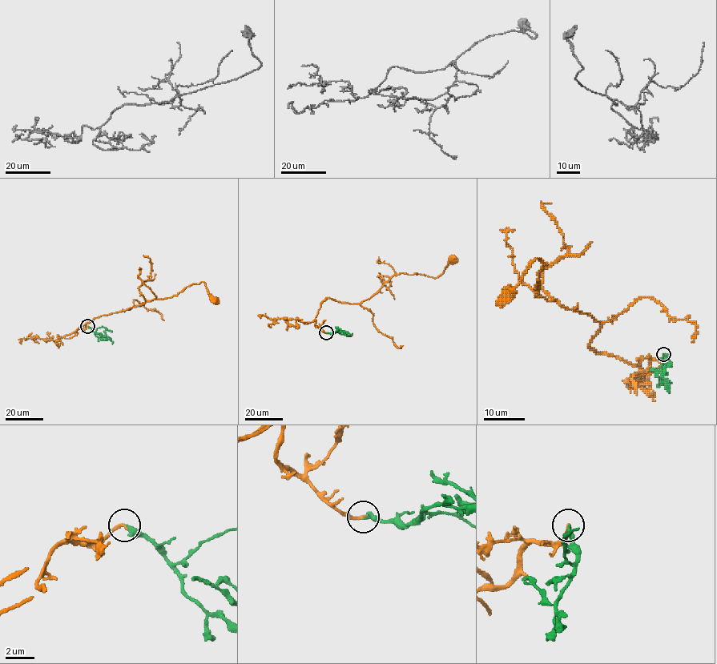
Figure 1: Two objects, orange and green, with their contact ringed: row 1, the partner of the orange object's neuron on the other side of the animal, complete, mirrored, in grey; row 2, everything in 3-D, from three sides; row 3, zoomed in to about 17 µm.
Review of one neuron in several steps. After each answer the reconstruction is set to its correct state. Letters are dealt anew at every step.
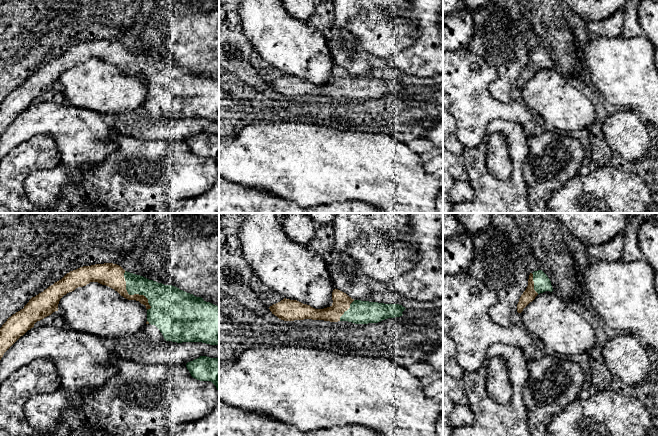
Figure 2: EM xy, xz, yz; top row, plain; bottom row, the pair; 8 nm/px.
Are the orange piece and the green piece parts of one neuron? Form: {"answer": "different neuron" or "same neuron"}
{"answer": "same neuron"}

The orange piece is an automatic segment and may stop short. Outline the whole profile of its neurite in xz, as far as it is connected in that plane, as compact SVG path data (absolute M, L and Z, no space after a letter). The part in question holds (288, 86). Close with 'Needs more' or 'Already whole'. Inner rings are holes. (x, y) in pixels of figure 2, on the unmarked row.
M338 65L333 66L332 76L330 83L315 85L297 76L284 74L269 85L272 90L284 97L312 95L330 98L348 97L355 100L378 99L388 94L400 93L406 85L399 80L354 76Z. Needs more

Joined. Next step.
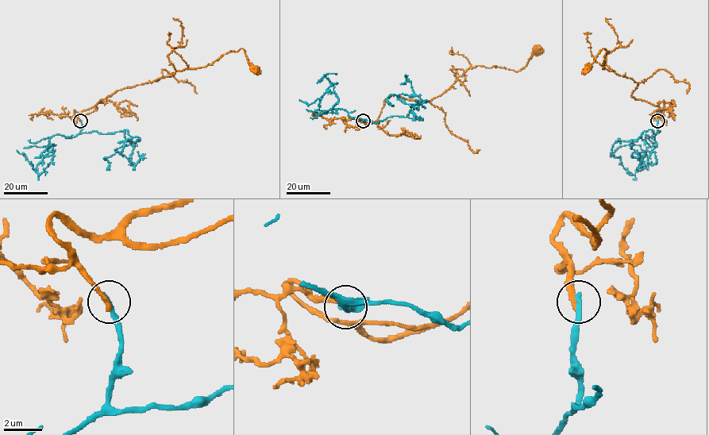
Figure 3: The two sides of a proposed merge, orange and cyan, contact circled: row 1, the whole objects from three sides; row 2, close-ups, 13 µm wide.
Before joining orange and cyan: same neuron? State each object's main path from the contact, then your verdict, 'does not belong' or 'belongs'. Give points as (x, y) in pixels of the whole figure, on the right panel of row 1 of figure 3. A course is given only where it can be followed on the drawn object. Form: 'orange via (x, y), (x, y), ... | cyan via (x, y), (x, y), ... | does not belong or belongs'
orange via (657, 121), (654, 113), (659, 108), (632, 96), (638, 83), (603, 68), (608, 51), (605, 48), (583, 75) | cyan via (657, 121), (656, 132), (659, 131), (645, 131), (633, 141), (631, 148), (644, 163), (641, 165), (638, 158) | does not belong

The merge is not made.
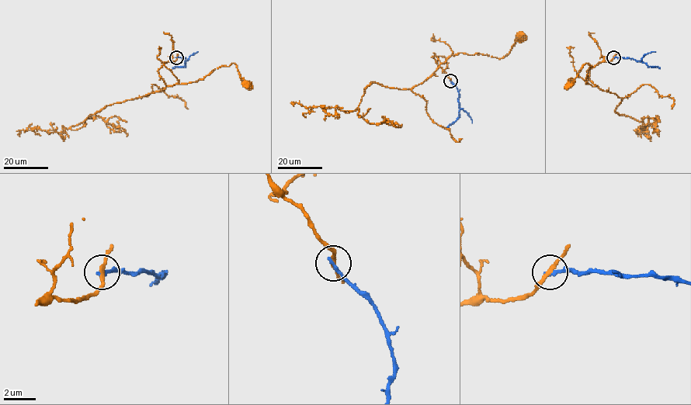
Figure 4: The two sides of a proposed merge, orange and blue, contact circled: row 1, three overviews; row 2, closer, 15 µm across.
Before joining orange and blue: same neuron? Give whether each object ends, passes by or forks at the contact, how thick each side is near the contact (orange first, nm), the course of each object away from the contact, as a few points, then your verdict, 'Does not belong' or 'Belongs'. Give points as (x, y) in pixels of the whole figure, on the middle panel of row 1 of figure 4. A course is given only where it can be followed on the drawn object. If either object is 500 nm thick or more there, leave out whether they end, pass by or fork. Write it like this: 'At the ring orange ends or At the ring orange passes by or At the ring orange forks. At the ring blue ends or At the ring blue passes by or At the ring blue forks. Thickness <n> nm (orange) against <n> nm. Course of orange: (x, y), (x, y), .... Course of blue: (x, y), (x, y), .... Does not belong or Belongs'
At the ring orange passes by. At the ring blue ends. Thickness 200 nm (orange) against 240 nm. Course of orange: (450, 81), (432, 57), (440, 64), (421, 83), (370, 83), (345, 111), (393, 123), (382, 115). Course of blue: (450, 81), (458, 90), (460, 109), (458, 117), (446, 127). Does not belong

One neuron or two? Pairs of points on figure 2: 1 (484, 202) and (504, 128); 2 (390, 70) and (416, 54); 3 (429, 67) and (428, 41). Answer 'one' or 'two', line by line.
1: one
2: two
3: one

